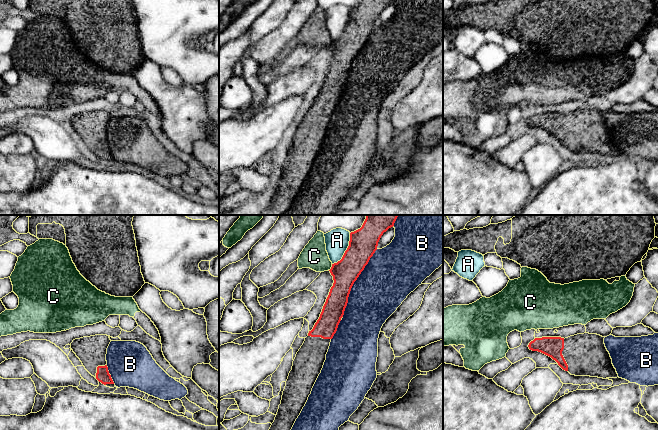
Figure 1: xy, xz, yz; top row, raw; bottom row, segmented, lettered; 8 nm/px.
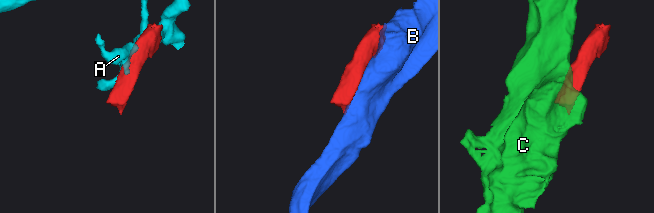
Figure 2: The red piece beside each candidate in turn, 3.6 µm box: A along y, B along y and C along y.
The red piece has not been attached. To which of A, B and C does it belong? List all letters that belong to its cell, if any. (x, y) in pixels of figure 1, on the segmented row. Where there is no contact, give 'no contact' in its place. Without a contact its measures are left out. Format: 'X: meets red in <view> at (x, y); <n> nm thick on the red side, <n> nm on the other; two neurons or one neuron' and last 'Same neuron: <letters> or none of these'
A: meets red in xz at (346, 250); 220 nm thick on the red side, 190 nm on the other; two neurons
B: meets red in xz at (353, 283); 220 nm thick on the red side, 400 nm on the other; two neurons
C: meets red in xz at (331, 267); 220 nm thick on the red side, 200 nm on the other; two neurons
Same neuron: none of these

